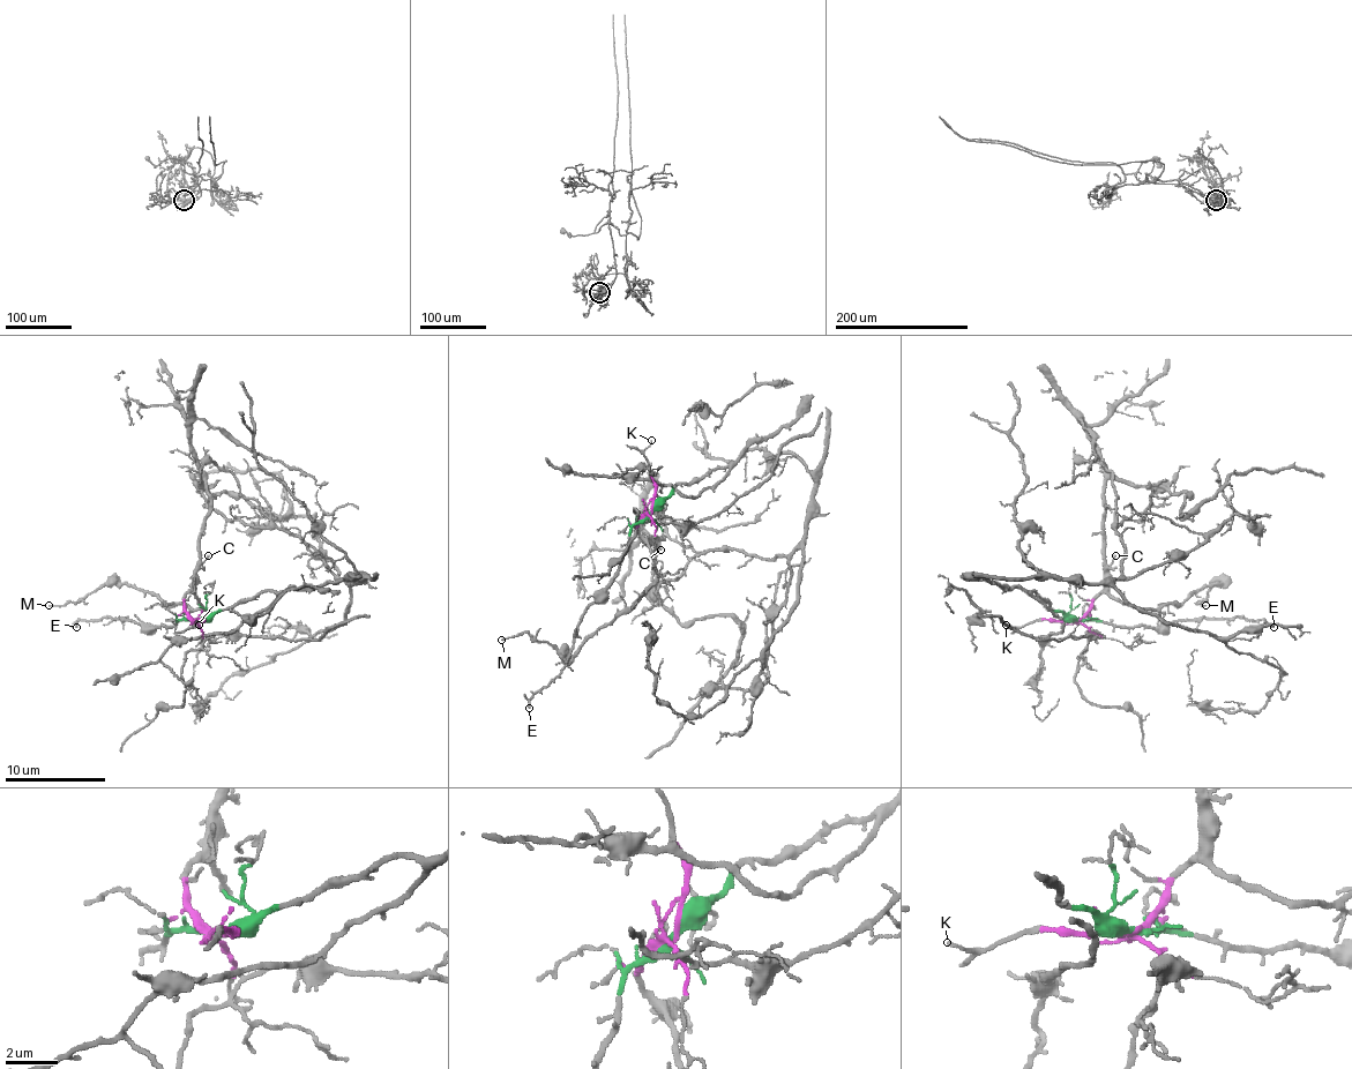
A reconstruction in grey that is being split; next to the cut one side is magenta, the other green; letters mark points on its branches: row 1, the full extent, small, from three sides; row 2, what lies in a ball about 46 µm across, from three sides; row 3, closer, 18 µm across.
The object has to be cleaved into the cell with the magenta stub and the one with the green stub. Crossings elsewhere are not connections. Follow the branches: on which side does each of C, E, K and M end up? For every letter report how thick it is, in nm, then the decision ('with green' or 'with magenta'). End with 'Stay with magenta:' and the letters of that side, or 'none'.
C: 100 nm thick; with magenta
E: 130 nm thick; with green
K: 90 nm thick; with magenta
M: 110 nm thick; with magenta
Stay with magenta: C, K, M

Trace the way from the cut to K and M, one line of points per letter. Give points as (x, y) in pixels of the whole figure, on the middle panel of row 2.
K: (651, 509), (654, 479), (644, 454), (651, 439)
M: (651, 509), (636, 532), (651, 552), (656, 580), (572, 656), (525, 633), (501, 640)

